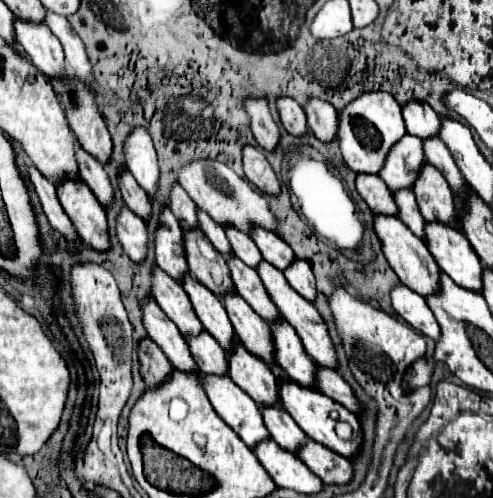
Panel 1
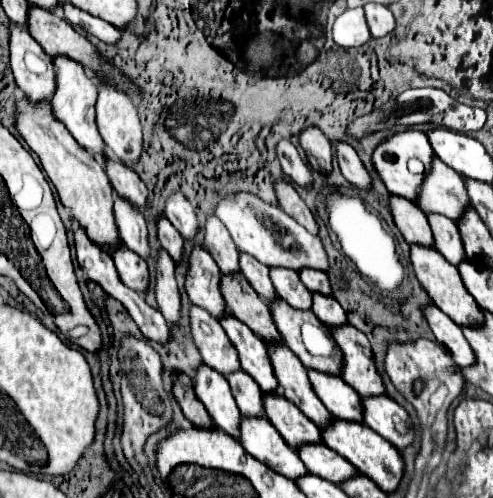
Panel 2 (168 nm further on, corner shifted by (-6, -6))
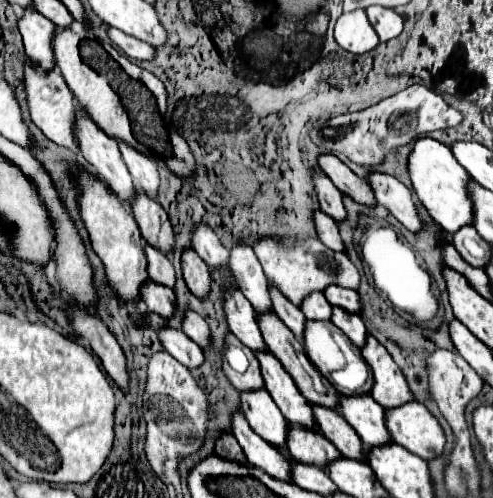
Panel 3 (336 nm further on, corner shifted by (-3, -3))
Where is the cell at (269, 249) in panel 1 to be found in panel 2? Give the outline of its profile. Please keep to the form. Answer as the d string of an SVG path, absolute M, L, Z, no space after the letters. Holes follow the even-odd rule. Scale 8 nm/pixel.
M304 267L304 271L298 271L298 275L300 275L300 281L304 283L304 287L308 287L310 291L320 291L324 295L330 295L330 281L324 271Z

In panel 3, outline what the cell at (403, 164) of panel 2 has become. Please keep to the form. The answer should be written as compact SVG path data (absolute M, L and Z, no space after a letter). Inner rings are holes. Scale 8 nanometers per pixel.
M419 138L409 158L409 174L419 202L447 232L457 232L457 228L473 224L475 210L469 194L469 182L473 182L473 178L469 176L469 172L465 172L465 168L457 164L449 146L433 138Z

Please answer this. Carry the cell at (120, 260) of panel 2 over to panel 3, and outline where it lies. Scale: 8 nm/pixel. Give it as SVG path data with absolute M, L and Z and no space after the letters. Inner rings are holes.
M149 280L141 286L141 296L143 296L143 302L147 304L147 308L165 320L173 318L179 312L175 306L175 300L177 300L175 292L171 288L155 284L153 280Z

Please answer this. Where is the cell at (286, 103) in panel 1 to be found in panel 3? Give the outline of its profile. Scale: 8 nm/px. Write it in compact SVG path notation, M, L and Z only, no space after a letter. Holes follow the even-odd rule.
M333 154L319 156L319 166L343 194L351 196L355 202L359 202L363 206L369 206L369 208L377 206L373 188L367 184L367 180L353 174L337 156L333 156Z

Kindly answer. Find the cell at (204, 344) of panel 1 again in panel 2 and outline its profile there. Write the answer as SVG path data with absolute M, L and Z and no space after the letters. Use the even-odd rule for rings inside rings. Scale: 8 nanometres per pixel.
M234 371L232 375L226 375L230 387L232 387L232 395L242 411L242 415L252 415L252 417L260 417L264 415L264 407L262 407L262 391L258 387L258 383L240 371Z

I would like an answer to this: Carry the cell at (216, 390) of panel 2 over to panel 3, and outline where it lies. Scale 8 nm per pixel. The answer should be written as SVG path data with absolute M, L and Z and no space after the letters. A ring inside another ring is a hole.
M233 414L233 434L239 440L247 460L255 466L265 470L269 476L283 480L283 482L293 482L293 460L281 452L277 452L277 448L273 448L271 444L267 444L265 440L261 440L261 436L257 436L243 414Z

